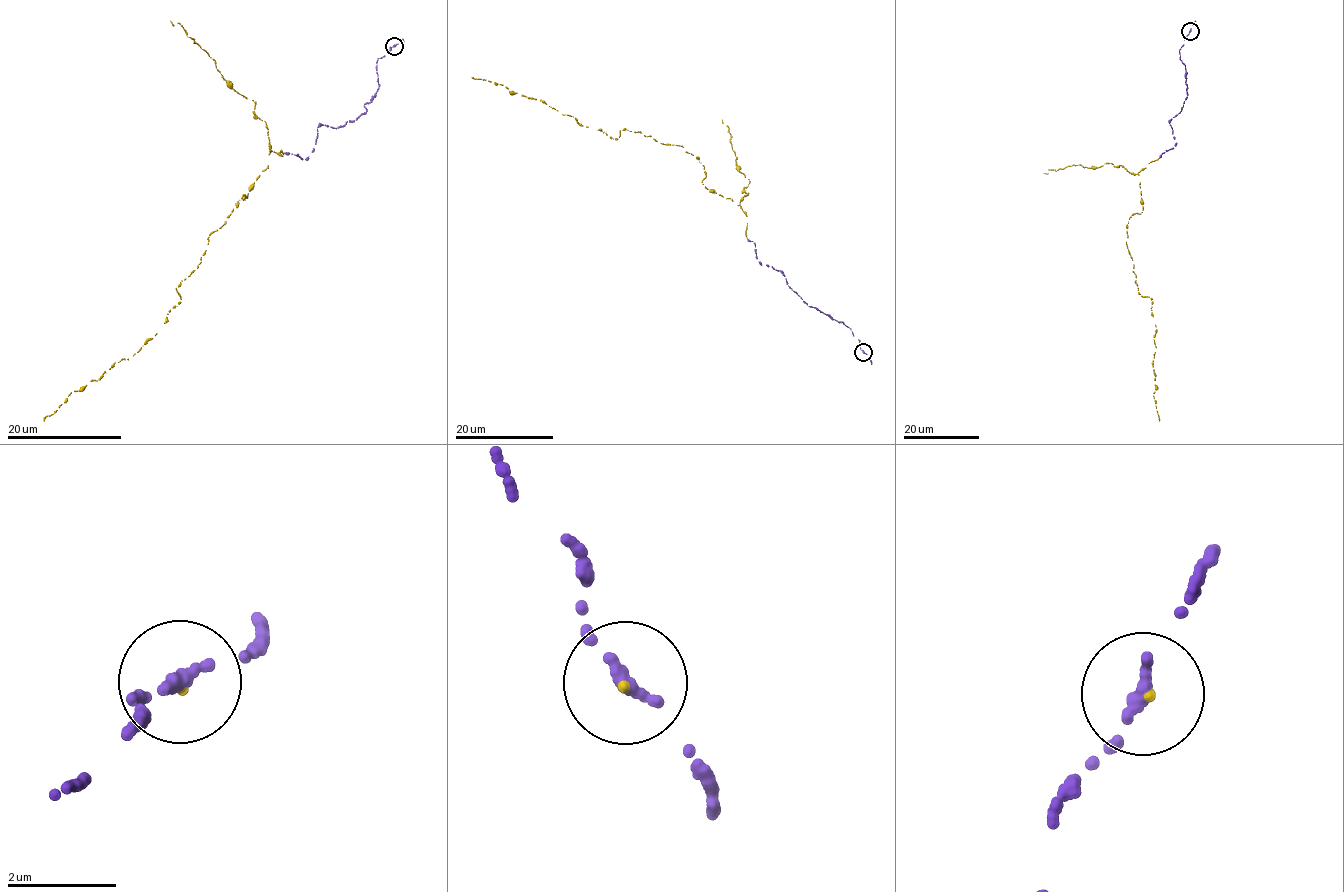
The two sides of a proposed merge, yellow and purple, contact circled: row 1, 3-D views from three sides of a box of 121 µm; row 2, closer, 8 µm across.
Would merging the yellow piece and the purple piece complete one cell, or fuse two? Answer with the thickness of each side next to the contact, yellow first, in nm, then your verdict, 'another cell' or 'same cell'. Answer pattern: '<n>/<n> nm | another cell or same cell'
70/280 nm | same cell

